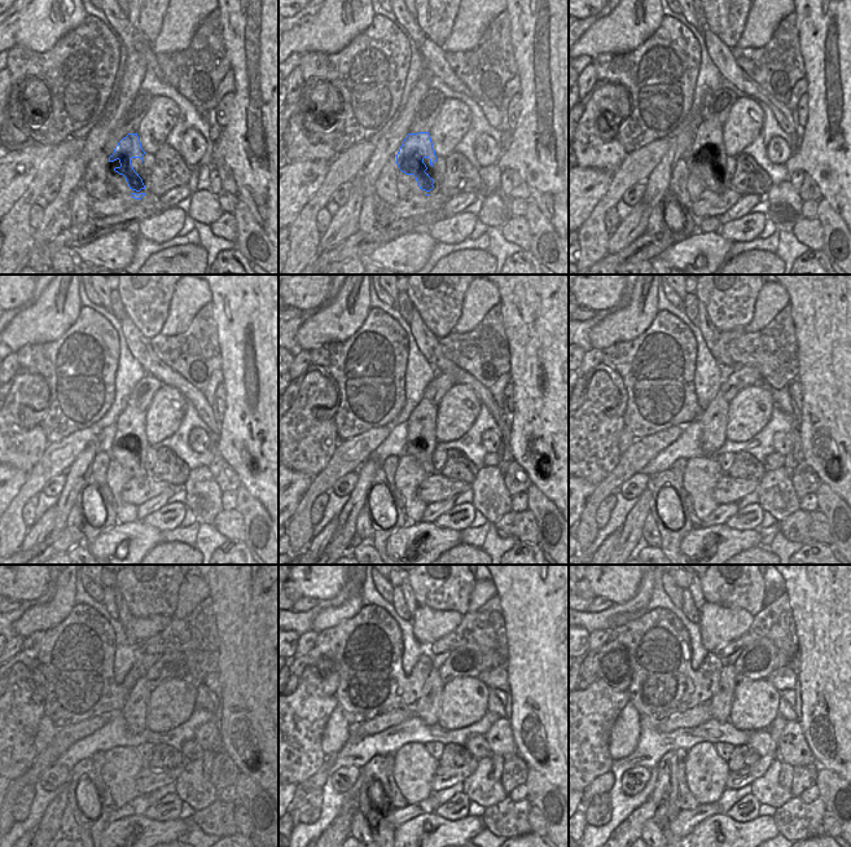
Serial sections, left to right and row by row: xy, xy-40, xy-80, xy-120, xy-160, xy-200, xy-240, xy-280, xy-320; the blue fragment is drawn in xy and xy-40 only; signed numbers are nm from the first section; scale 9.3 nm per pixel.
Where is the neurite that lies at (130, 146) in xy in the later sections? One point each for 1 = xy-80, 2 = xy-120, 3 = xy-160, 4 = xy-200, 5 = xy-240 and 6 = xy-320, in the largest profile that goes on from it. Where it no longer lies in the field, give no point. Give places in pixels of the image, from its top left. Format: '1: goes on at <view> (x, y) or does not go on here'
1: goes on at xy-80 (707, 153)
2: goes on at xy-120 (130, 440)
3: goes on at xy-160 (421, 442)
4: goes on at xy-200 (713, 420)
5: goes on at xy-240 (135, 709)
6: goes on at xy-320 (720, 703)

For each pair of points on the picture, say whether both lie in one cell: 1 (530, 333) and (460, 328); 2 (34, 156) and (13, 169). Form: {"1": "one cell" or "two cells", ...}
{"1": "two cells", "2": "one cell"}

